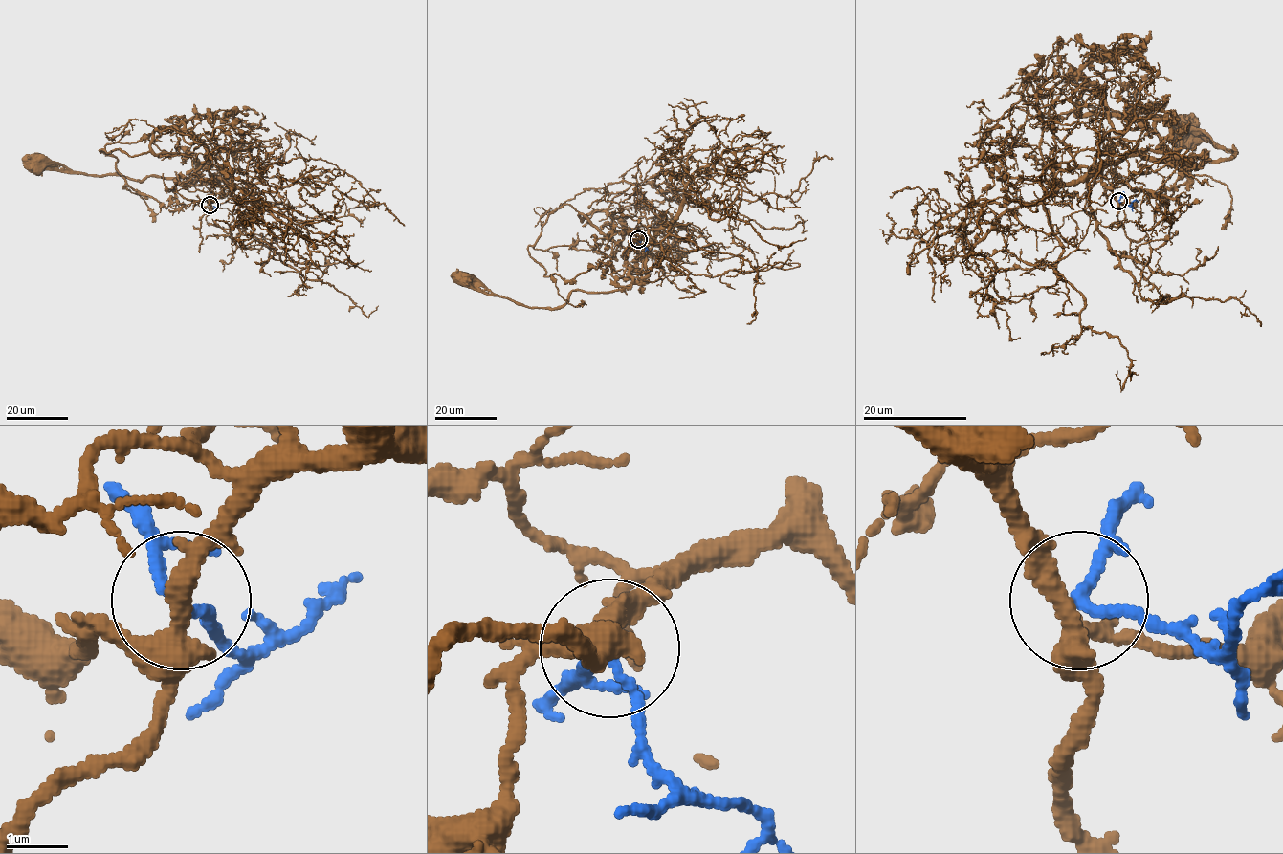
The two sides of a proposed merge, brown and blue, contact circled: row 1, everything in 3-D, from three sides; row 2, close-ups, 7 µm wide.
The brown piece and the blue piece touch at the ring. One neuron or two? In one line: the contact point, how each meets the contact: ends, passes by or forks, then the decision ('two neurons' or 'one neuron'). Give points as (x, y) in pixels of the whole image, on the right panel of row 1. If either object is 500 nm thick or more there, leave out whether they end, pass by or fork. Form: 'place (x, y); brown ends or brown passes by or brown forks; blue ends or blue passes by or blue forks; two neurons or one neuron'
place (1118, 201); brown passes by; blue passes by; one neuron

